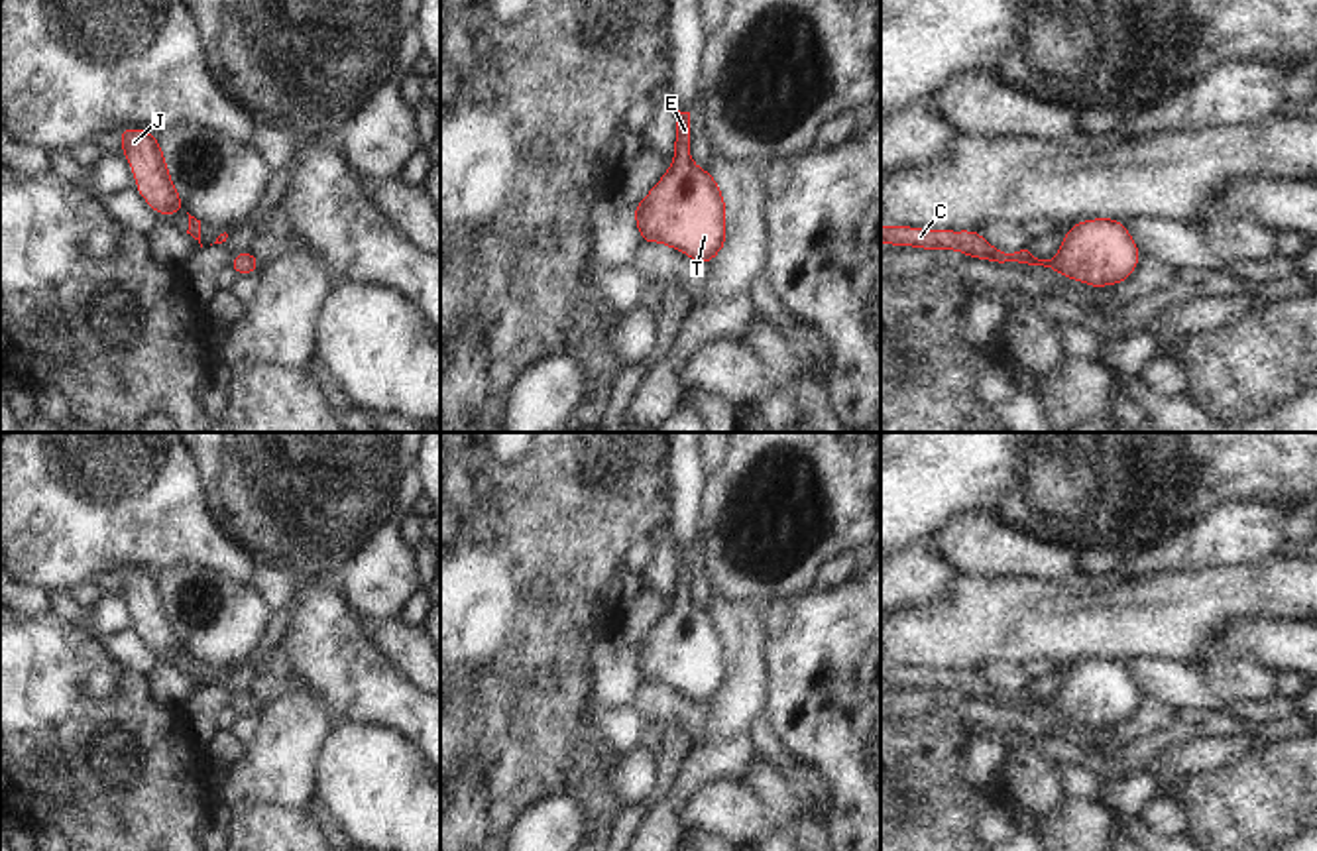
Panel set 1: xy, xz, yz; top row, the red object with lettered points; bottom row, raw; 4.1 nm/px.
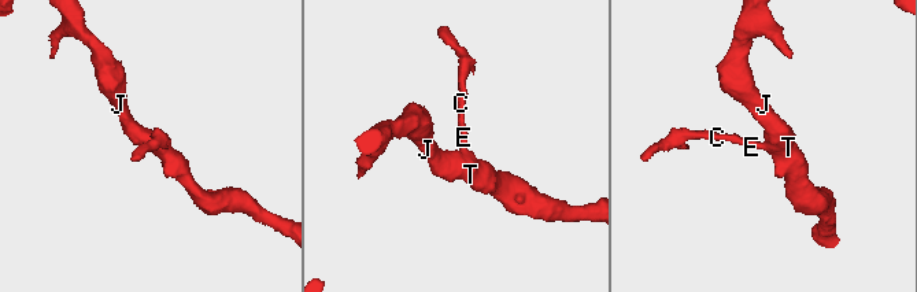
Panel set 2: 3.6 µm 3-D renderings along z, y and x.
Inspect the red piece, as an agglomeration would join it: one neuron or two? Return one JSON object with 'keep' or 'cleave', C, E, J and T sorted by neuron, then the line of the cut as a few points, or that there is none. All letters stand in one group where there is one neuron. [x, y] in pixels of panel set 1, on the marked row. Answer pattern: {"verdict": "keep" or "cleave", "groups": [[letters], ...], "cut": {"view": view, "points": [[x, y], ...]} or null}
{"verdict": "keep", "groups": [["C", "E", "J", "T"]], "cut": null}

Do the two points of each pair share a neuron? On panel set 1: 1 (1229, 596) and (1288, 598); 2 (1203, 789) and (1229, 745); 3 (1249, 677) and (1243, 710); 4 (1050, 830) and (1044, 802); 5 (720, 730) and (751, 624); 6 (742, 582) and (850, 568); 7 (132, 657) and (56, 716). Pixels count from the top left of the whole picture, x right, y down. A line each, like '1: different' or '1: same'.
1: same
2: different
3: different
4: different
5: same
6: different
7: different

